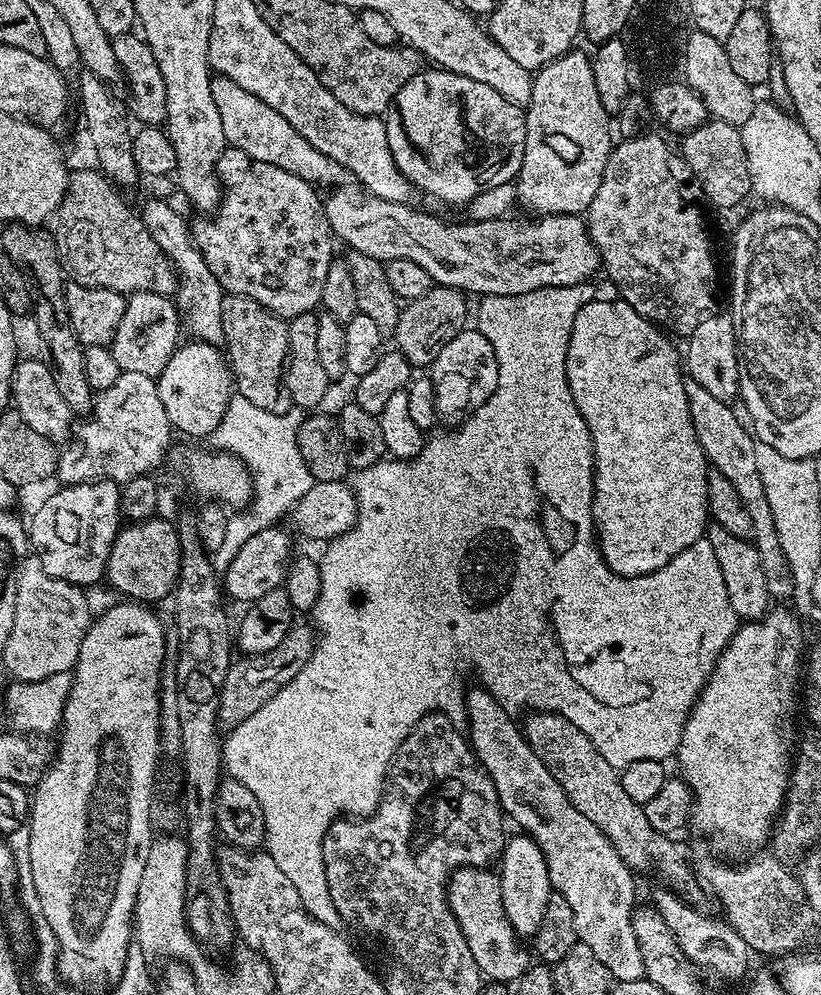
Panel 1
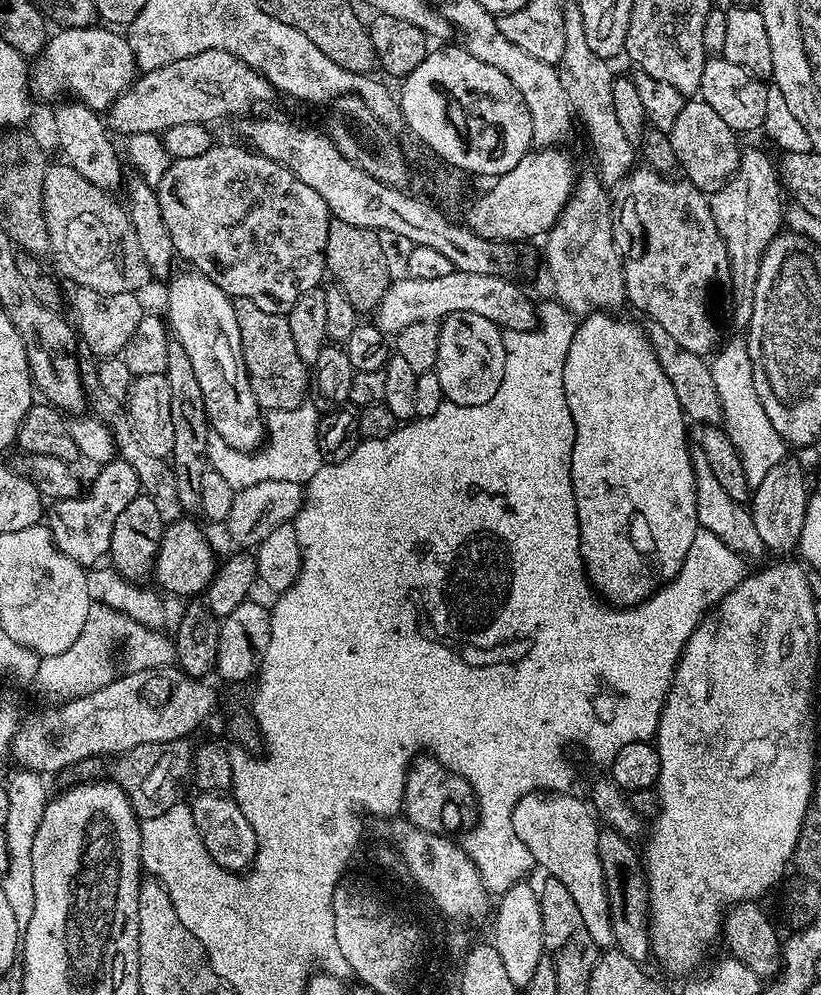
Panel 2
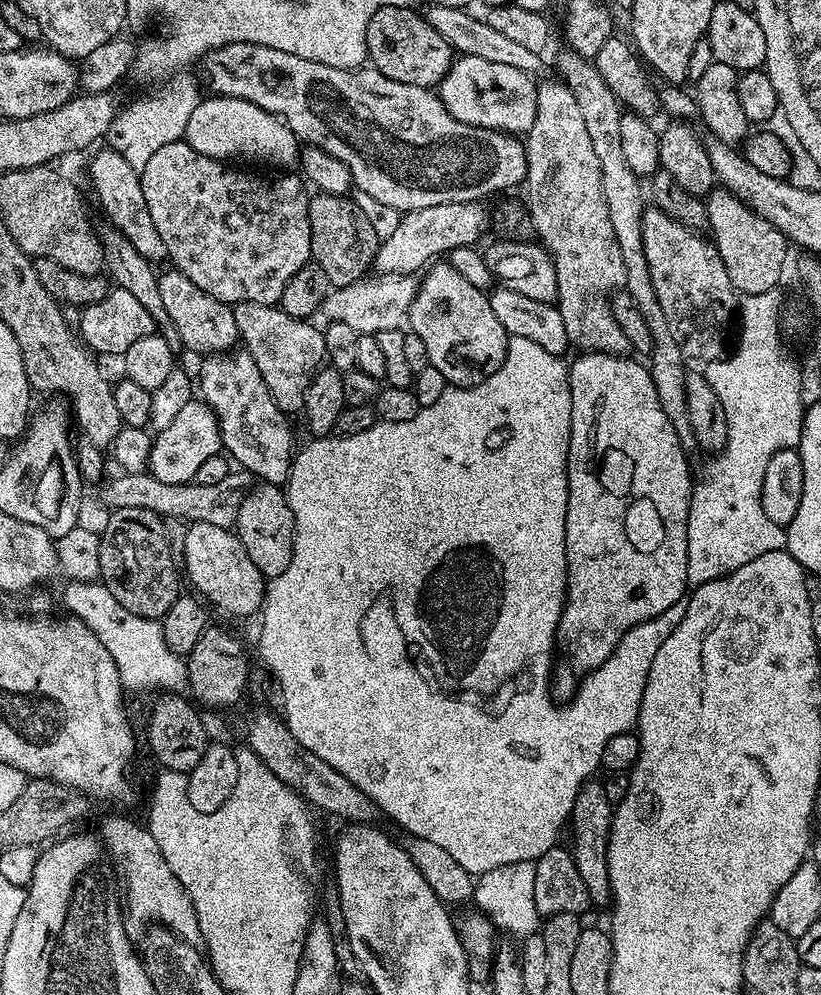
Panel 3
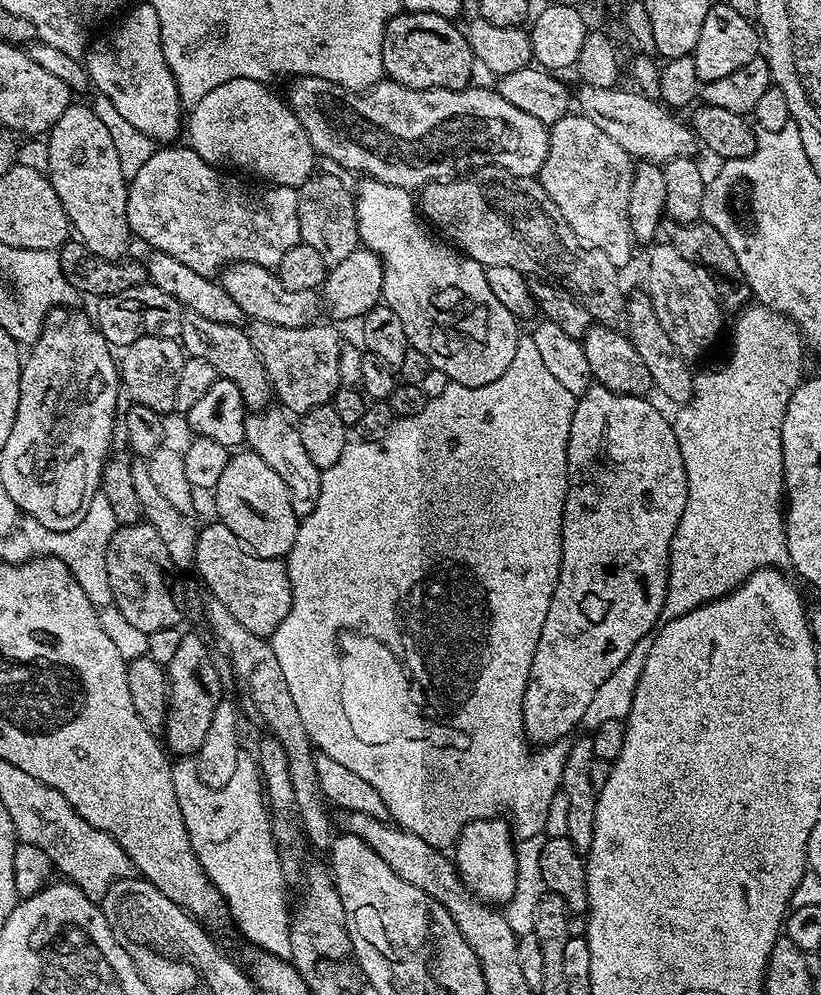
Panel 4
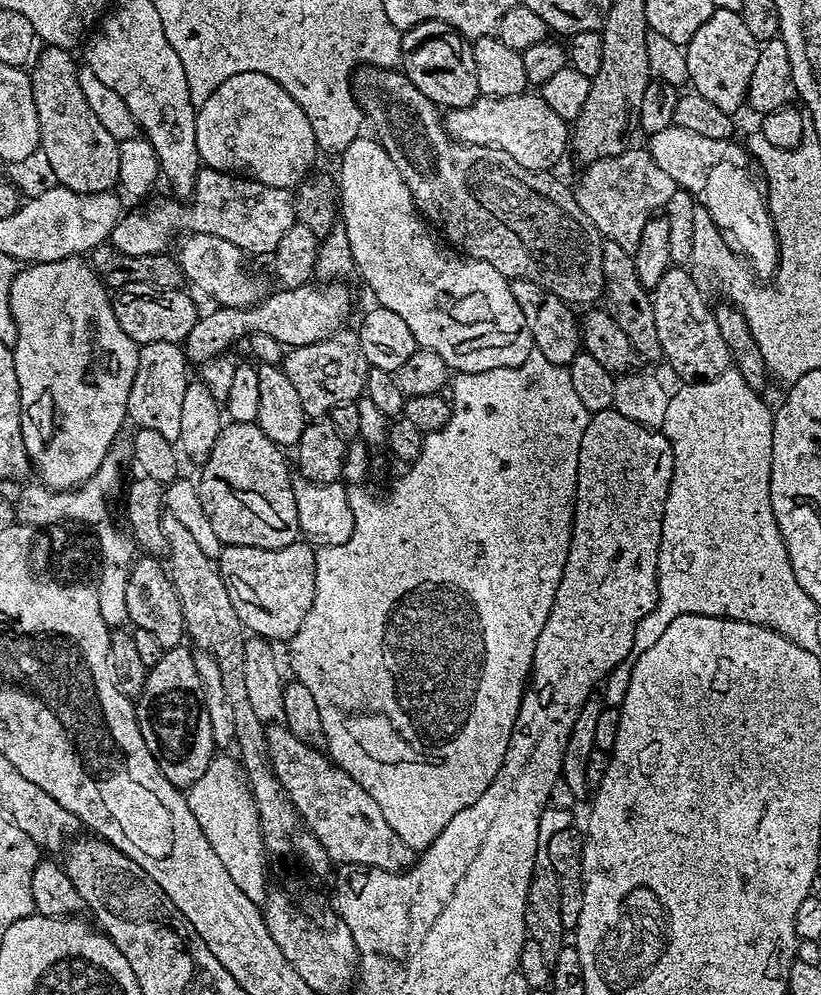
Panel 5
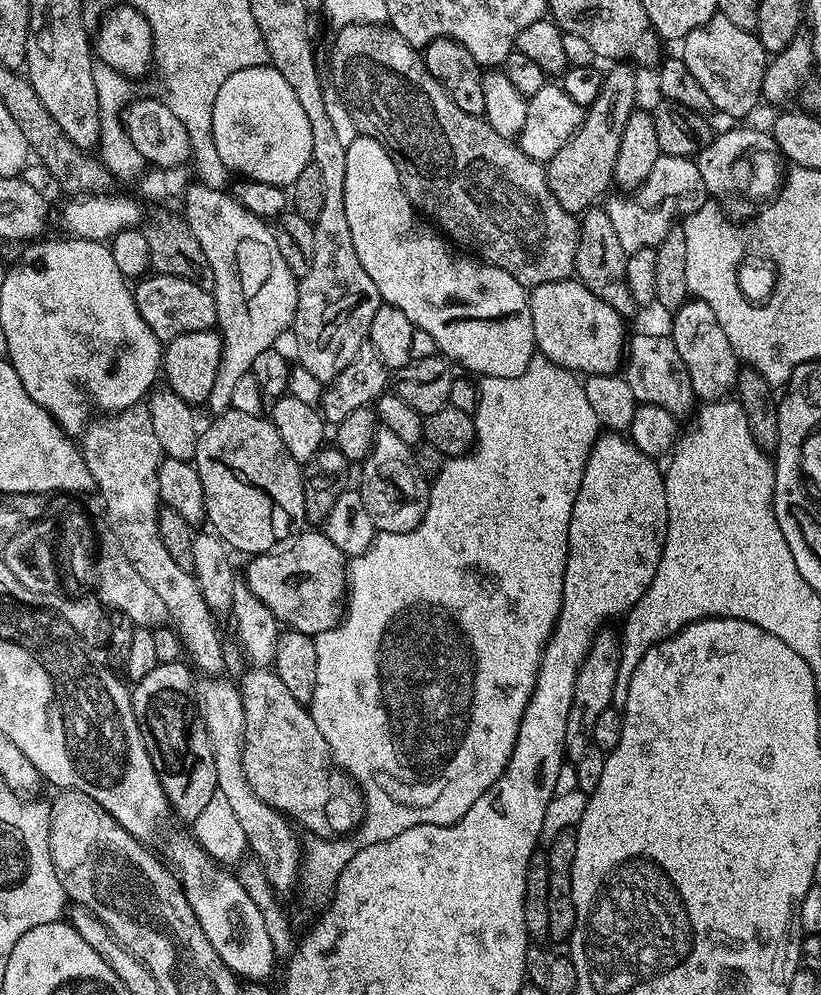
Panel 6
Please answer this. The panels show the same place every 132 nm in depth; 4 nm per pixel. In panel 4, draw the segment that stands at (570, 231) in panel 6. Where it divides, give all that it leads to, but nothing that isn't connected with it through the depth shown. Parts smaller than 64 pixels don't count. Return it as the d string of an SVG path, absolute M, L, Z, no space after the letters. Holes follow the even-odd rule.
M480 166L463 178L425 184L418 192L418 208L423 219L437 233L447 237L459 251L474 262L484 265L485 268L514 266L514 270L523 272L529 278L539 278L558 288L565 288L577 302L586 306L589 317L599 327L612 328L615 332L624 332L627 329L628 297L626 288L620 285L621 269L616 268L614 262L610 262L610 258L602 254L602 250L578 238L578 234L570 230L566 218L562 218L562 210L554 206L550 194L546 194L536 176L515 176L505 168Z

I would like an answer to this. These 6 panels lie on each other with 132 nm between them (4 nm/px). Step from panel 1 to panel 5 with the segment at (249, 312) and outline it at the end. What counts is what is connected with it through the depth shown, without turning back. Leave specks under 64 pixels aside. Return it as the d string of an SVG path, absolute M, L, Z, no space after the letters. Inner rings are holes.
M338 331L310 346L298 346L285 355L282 367L302 402L305 417L327 417L339 404L353 403L365 395L370 365L366 362L366 354L362 354L359 331L348 331Z

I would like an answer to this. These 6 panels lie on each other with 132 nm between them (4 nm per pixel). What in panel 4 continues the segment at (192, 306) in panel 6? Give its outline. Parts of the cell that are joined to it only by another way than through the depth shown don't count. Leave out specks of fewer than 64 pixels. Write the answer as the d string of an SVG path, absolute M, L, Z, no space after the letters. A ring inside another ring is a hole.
M149 282L139 284L137 288L122 290L122 294L110 294L95 301L96 316L94 323L109 344L124 349L130 342L138 342L143 336L161 336L167 340L176 340L184 325L185 313L180 304L170 294L162 294Z

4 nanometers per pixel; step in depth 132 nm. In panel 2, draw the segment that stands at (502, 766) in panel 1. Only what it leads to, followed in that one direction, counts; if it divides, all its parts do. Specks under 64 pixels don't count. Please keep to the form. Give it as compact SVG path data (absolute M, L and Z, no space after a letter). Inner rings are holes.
M534 792L517 802L513 812L513 824L514 830L533 854L535 863L540 868L544 867L551 879L562 882L562 886L570 890L578 906L583 931L588 932L590 938L594 938L597 948L608 950L614 945L614 930L602 862L598 858L601 829L596 828L597 817L585 801L584 804L576 794Z

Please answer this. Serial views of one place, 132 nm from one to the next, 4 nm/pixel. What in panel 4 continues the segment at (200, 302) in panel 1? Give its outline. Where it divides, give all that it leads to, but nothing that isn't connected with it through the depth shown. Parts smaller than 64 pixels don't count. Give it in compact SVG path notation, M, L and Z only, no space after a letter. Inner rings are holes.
M276 406L269 407L262 412L252 412L246 422L244 444L251 451L256 452L258 458L262 458L262 462L266 462L266 466L270 466L270 470L274 470L274 474L278 474L278 478L282 478L282 482L286 482L286 490L290 494L290 506L297 518L303 518L312 513L318 502L322 470L318 466L314 466L314 462L310 462L310 454L306 454L305 448L302 446L299 427L293 421L291 424L287 418L289 419Z

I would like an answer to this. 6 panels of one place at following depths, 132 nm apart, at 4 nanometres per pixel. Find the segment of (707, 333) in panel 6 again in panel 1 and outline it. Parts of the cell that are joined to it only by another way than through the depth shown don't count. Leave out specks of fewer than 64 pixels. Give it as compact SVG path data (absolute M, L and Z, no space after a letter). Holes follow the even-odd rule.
M652 135L630 136L613 147L602 174L602 186L598 186L598 194L588 207L586 223L600 252L603 271L608 271L613 286L620 291L619 299L652 324L687 338L717 315L716 256L704 225L704 191L698 178L679 151L671 152L662 137Z

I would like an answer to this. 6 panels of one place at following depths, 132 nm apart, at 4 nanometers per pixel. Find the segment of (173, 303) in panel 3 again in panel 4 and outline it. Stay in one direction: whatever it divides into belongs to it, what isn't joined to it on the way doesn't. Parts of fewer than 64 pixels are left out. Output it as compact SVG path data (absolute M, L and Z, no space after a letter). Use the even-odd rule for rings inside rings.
M188 314L184 317L178 340L188 356L210 362L217 377L234 382L234 386L242 390L245 408L252 412L262 412L273 403L274 393L270 378L266 374L266 366L262 366L262 358L258 358L244 328L226 326L222 322L210 322L207 318Z

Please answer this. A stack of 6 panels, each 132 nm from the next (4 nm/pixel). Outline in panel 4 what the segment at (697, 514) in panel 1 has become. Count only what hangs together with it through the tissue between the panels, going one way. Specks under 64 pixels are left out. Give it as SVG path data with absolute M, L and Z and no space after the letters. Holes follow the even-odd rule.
M593 383L592 388L586 390L586 394L579 397L576 401L574 422L570 422L570 438L568 439L568 493L566 494L564 513L562 514L562 562L560 563L560 577L556 580L556 589L554 590L554 598L550 602L550 610L546 610L546 622L542 622L542 634L538 638L538 646L534 650L534 658L532 659L530 674L528 675L528 685L524 691L524 734L533 745L552 746L557 742L563 741L560 740L563 736L569 735L568 737L571 737L573 735L571 732L583 722L584 715L589 715L592 703L594 702L594 694L598 694L602 682L606 682L606 678L610 678L610 674L614 674L614 670L618 670L618 666L622 666L622 662L626 662L626 658L630 658L630 650L634 650L634 646L638 646L638 642L642 642L642 638L649 636L653 629L661 623L660 615L662 614L662 606L666 602L666 594L668 593L668 559L672 553L672 539L678 530L678 522L682 518L682 510L686 510L688 483L686 482L686 466L682 462L682 450L678 446L678 438L672 429L672 420L669 417L664 417L650 401L651 399L642 396L627 396L626 394L612 392L606 386L598 383Z

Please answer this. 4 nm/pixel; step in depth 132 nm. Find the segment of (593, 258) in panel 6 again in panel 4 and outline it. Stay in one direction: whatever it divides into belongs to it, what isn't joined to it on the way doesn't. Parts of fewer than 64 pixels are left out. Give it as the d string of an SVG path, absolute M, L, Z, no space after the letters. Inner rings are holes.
M629 291L627 293L628 305L626 314L628 315L628 327L626 335L628 341L638 350L642 357L642 362L646 362L646 370L650 370L652 387L658 393L661 392L668 400L673 400L676 406L683 406L692 399L692 389L694 387L693 365L685 360L684 355L670 342L670 334L662 330L658 322L658 314L654 314L652 299L649 298L647 291Z

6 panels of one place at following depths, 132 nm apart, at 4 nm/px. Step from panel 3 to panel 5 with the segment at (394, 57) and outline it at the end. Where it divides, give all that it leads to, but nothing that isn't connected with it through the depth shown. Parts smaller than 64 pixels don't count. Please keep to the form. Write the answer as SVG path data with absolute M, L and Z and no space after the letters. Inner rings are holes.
M431 20L407 29L400 37L399 67L441 109L465 108L481 97L472 45L446 22Z

